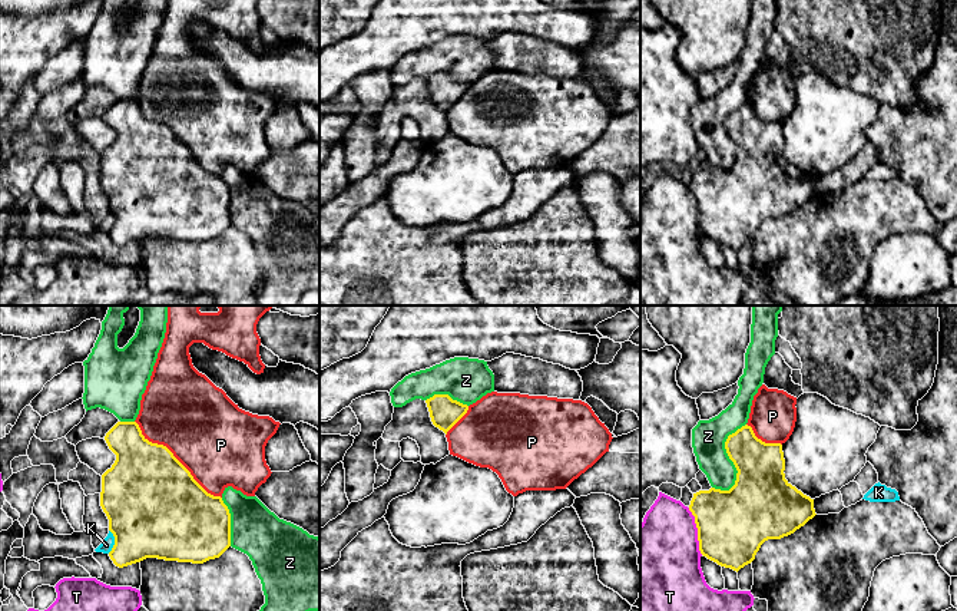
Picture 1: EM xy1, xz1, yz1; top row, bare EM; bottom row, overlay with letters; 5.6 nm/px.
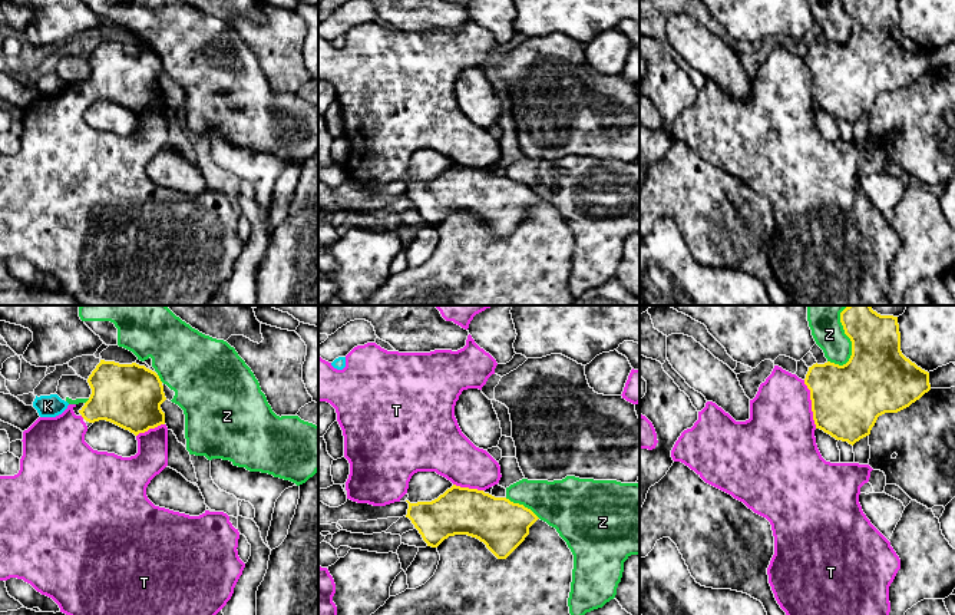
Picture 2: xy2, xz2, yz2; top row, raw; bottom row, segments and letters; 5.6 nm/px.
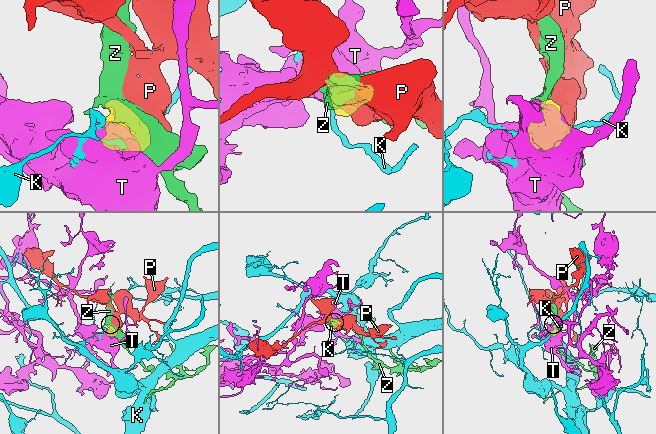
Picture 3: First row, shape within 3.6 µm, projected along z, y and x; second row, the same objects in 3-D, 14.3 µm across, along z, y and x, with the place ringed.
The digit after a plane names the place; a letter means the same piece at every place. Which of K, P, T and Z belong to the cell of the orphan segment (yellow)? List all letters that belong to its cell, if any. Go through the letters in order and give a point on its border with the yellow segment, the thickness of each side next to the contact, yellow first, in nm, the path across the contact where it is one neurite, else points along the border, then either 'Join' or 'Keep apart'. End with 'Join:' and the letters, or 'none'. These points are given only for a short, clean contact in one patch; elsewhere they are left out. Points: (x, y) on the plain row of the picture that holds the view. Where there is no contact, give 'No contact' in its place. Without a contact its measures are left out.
K: Touches yellow at xy1 (115, 220). Thickness 480 nm (yellow) against 70 nm. Keep apart
P: Touches yellow at xy1 (175, 136). Thickness 500 nm (yellow) against 460 nm. Keep apart
T: Touches yellow at yz2 (812, 83). Thickness 400 nm (yellow) against 380 nm. Join
Z: Touches yellow at yz1 (731, 138). Thickness 320 nm (yellow) against 190 nm. Keep apart
Join: T

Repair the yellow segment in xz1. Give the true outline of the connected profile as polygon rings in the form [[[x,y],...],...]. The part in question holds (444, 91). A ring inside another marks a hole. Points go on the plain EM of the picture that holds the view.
[[[434,73],[425,82],[433,103],[446,113],[468,89],[467,83],[453,79],[448,73]]]

